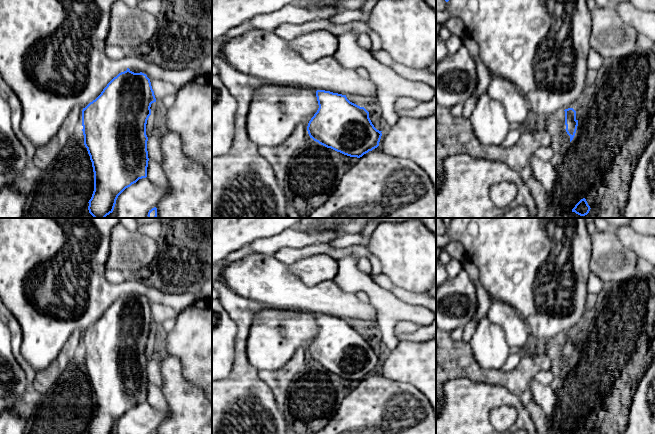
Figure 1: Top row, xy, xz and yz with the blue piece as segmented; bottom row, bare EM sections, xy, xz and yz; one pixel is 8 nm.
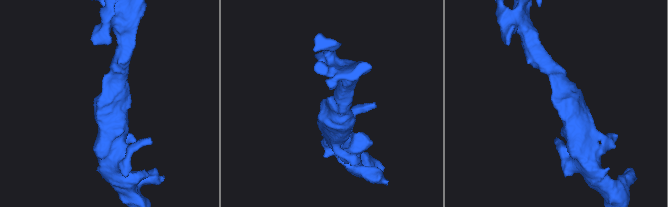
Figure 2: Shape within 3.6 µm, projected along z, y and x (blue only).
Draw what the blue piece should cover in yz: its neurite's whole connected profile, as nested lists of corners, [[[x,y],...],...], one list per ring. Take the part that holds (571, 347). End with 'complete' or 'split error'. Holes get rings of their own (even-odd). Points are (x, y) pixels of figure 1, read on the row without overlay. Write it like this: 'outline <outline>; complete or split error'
outline [[[573,332],[565,333],[565,349],[566,349],[566,356],[570,360],[570,366],[573,364],[577,350],[578,344],[576,343],[576,335]]]; complete

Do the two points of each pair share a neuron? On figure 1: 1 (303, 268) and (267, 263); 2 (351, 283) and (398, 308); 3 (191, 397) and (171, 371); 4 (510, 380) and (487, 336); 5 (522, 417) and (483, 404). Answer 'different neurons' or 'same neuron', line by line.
1: different neurons
2: same neuron
3: same neuron
4: different neurons
5: same neuron

